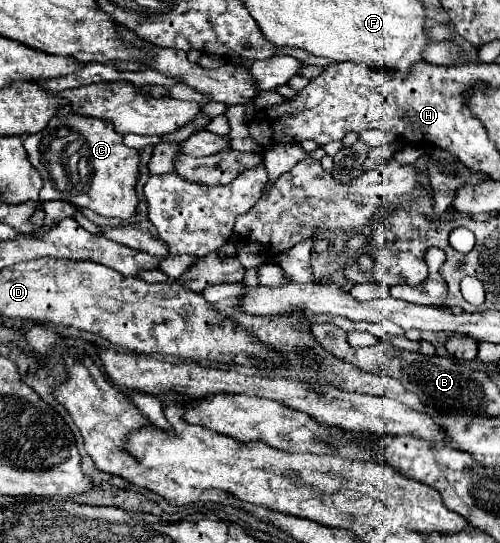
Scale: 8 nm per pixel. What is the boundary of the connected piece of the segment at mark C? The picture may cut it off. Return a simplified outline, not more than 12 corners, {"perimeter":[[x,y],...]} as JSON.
{"perimeter":[[57,115],[25,137],[61,199],[121,221],[137,213],[139,151],[109,121]]}

